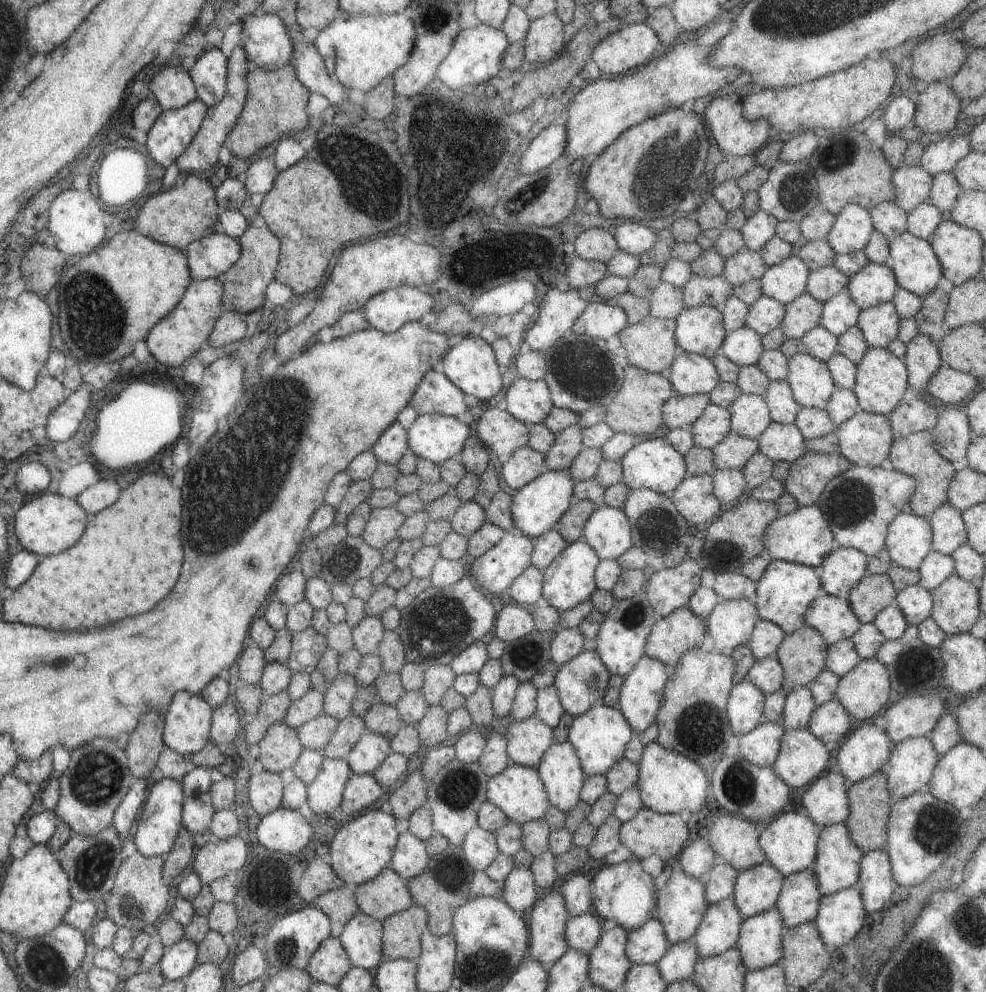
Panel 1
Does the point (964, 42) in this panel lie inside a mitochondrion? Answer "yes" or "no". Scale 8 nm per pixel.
no

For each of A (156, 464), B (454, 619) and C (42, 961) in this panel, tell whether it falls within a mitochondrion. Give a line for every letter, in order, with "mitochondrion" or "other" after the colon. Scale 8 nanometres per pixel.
A: other
B: mitochondrion
C: mitochondrion

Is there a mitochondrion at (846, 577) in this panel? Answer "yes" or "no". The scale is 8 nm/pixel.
no

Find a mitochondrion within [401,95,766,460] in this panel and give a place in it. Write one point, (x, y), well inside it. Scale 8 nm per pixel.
(669, 163)

